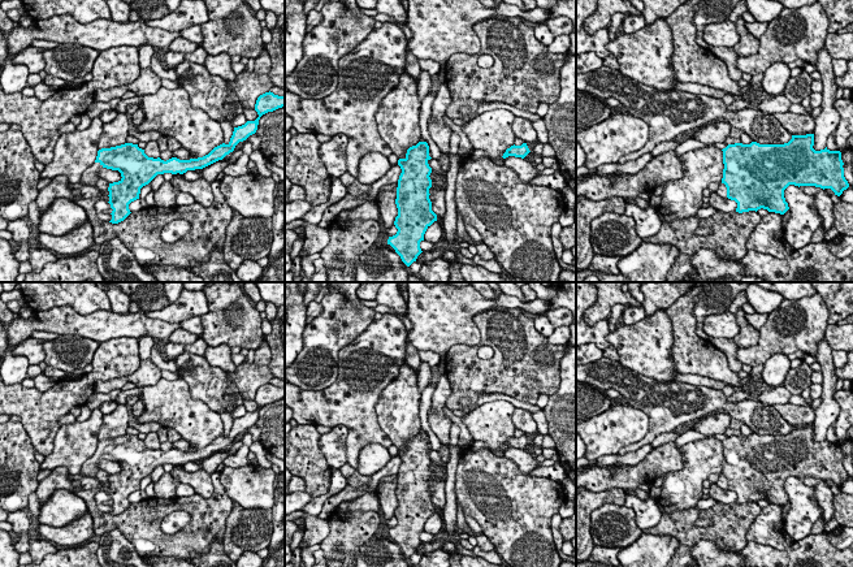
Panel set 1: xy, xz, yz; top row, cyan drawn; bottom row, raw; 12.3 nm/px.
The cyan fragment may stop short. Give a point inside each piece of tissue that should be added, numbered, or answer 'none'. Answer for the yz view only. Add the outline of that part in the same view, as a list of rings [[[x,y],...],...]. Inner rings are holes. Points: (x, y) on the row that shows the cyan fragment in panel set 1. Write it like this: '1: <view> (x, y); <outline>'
none

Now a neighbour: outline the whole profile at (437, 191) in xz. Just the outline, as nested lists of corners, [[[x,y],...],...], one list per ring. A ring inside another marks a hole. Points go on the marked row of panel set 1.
[[[430,173],[432,187],[429,189],[429,199],[432,202],[432,211],[443,220],[446,213],[446,204],[445,204],[445,183],[446,177],[440,176],[438,173]]]

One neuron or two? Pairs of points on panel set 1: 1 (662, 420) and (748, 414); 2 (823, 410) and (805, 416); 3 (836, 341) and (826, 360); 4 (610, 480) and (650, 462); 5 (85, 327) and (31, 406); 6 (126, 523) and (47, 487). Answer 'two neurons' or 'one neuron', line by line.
1: one neuron
2: two neurons
3: two neurons
4: one neuron
5: two neurons
6: two neurons

